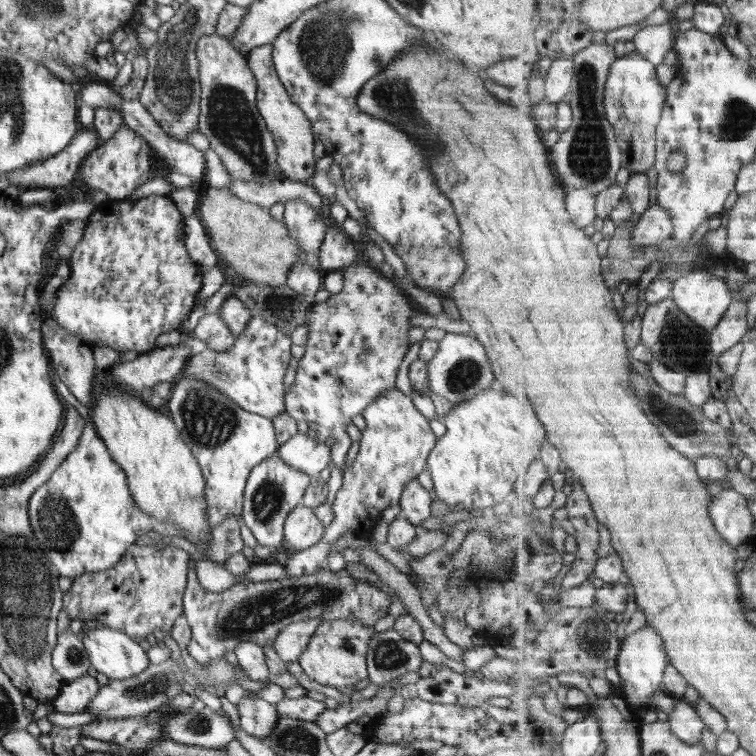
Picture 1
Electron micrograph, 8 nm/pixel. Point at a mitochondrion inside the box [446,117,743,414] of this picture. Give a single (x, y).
(681, 342)

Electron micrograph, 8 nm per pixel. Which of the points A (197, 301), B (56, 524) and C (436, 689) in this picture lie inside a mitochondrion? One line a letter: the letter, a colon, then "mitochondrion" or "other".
A: other
B: mitochondrion
C: other

